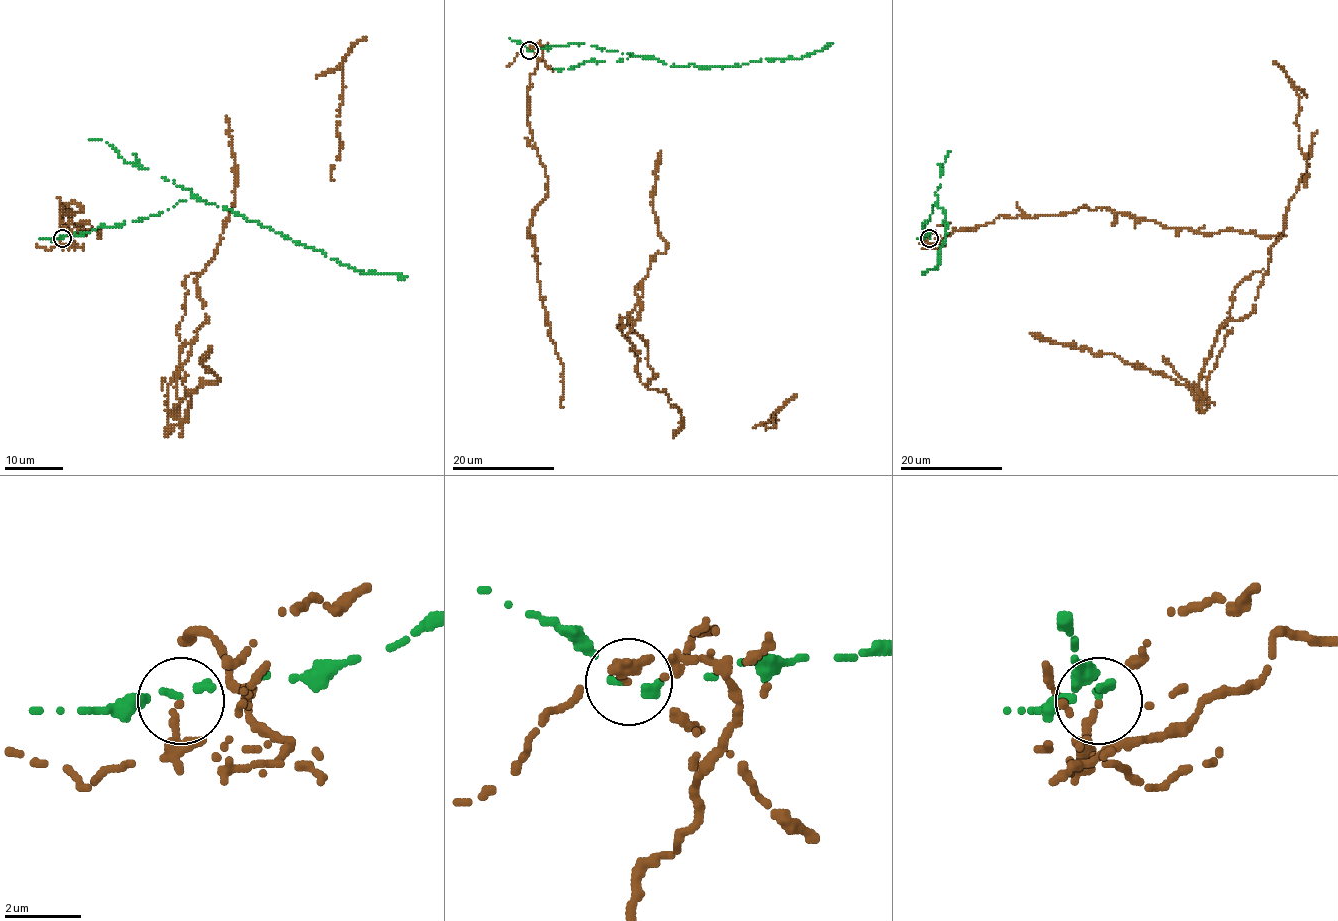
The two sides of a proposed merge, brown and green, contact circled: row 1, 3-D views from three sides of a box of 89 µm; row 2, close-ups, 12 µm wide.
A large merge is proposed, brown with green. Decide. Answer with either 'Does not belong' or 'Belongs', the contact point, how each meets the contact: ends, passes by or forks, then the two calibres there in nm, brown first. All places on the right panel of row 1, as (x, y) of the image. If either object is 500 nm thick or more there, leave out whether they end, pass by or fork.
Does not belong. Place: (929, 238). At the ring brown passes by. At the ring green ends. Thickness 140 nm (brown) against 150 nm

